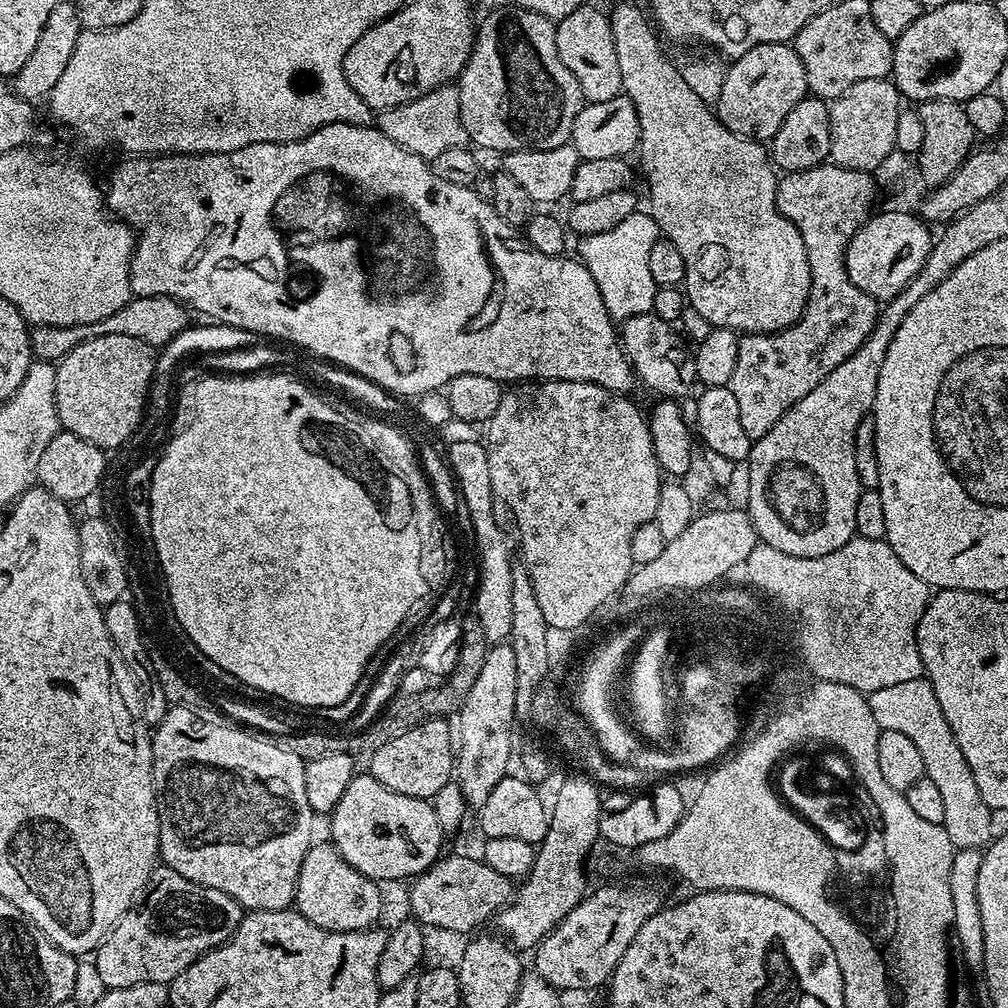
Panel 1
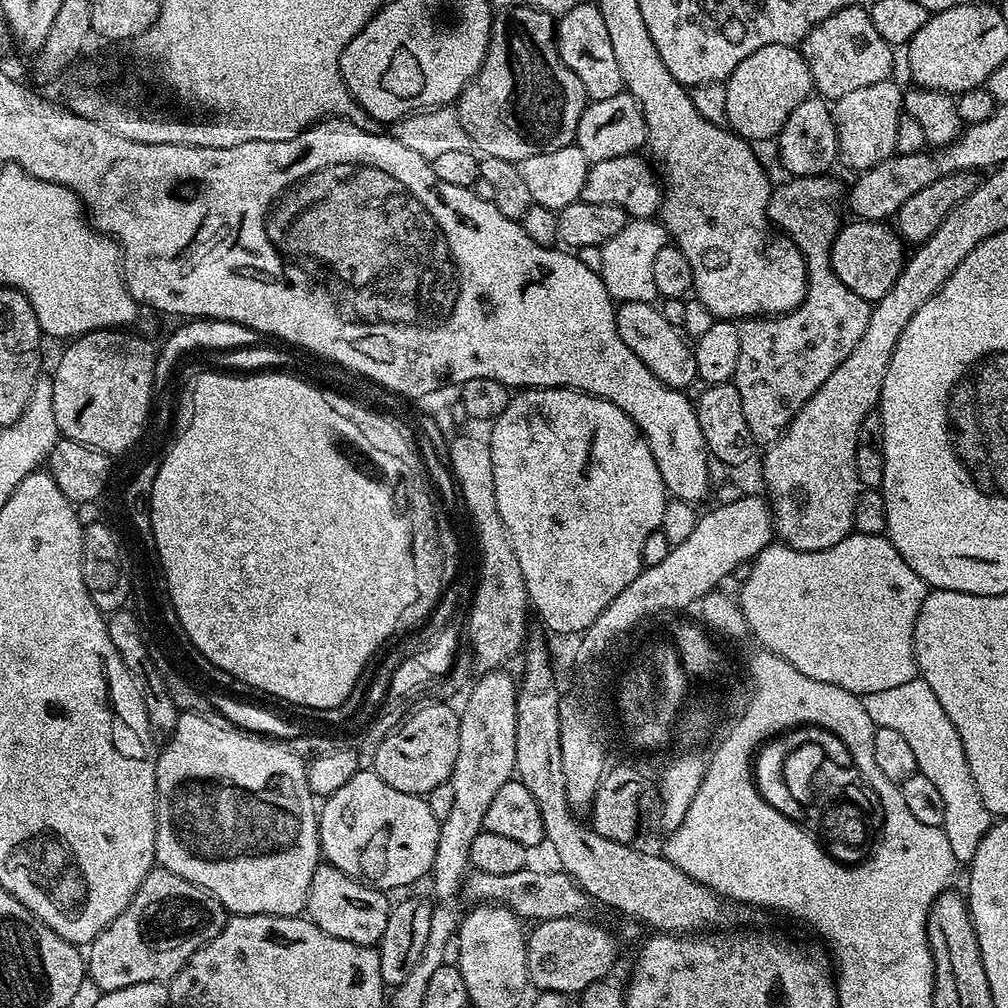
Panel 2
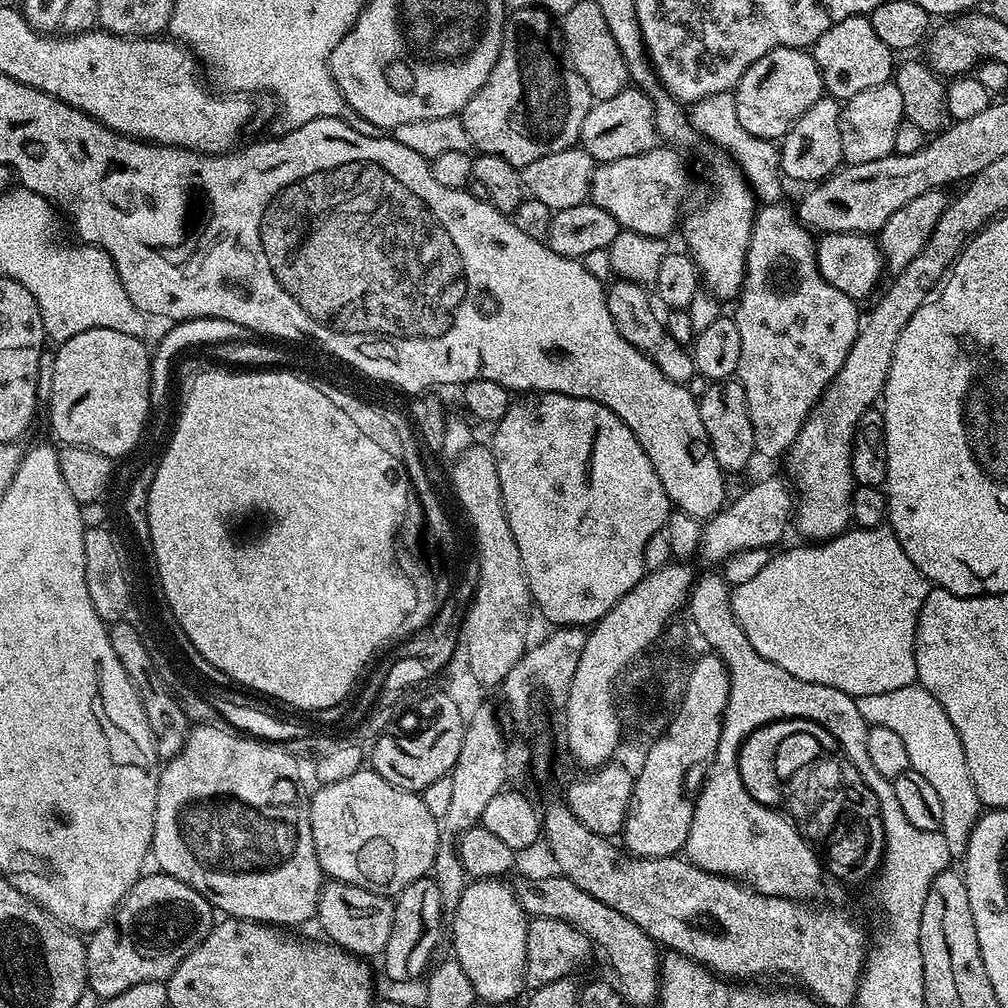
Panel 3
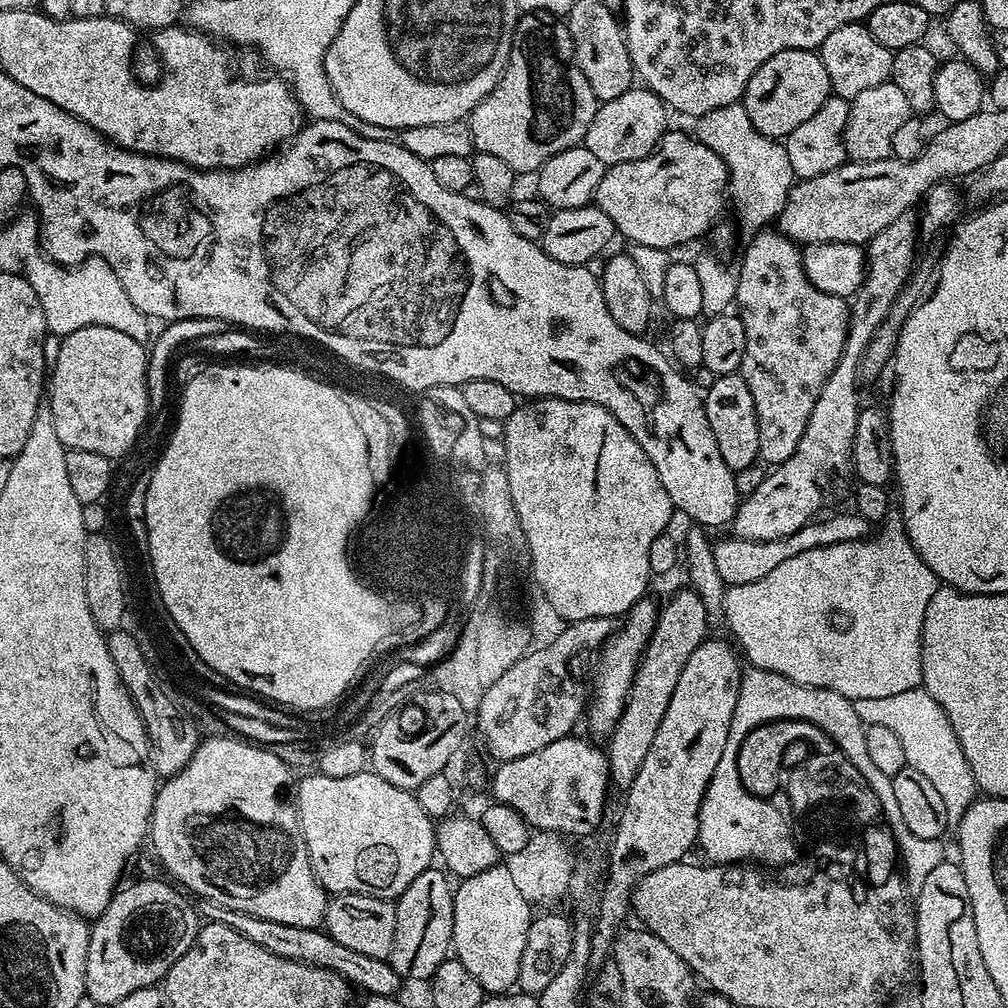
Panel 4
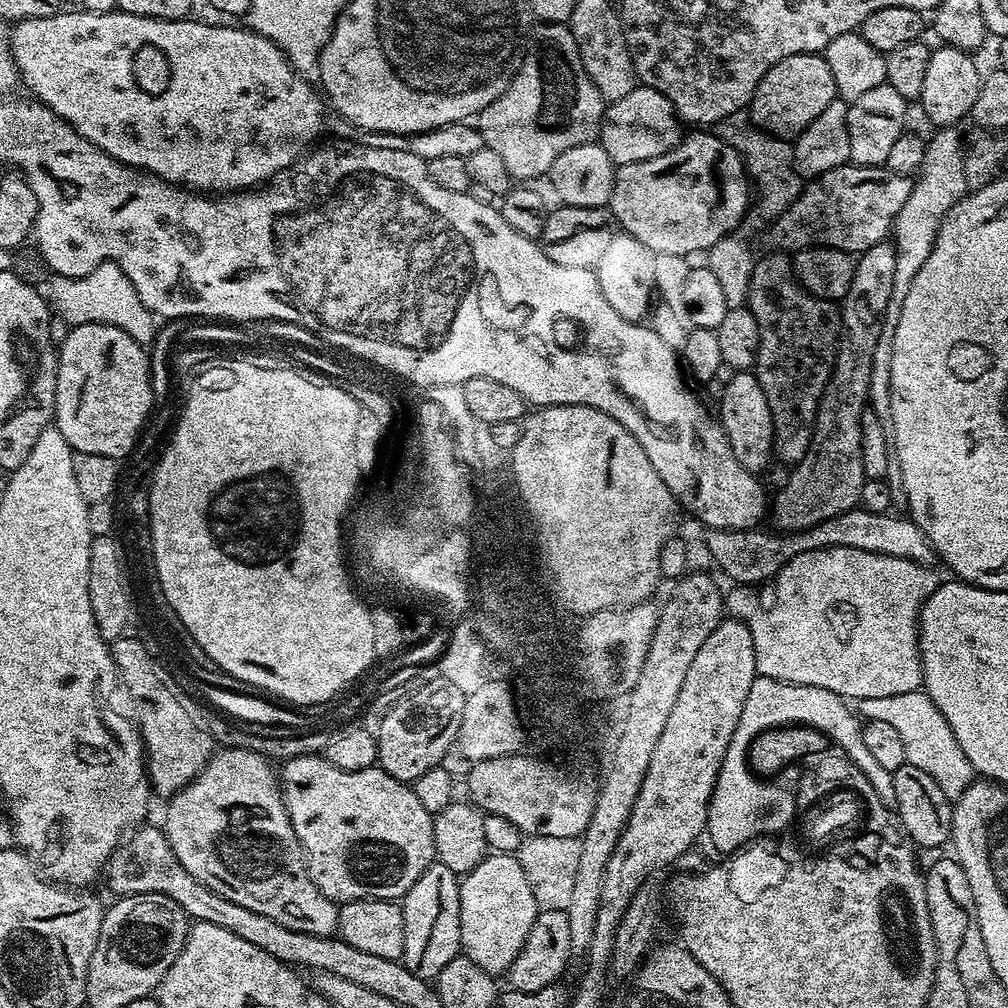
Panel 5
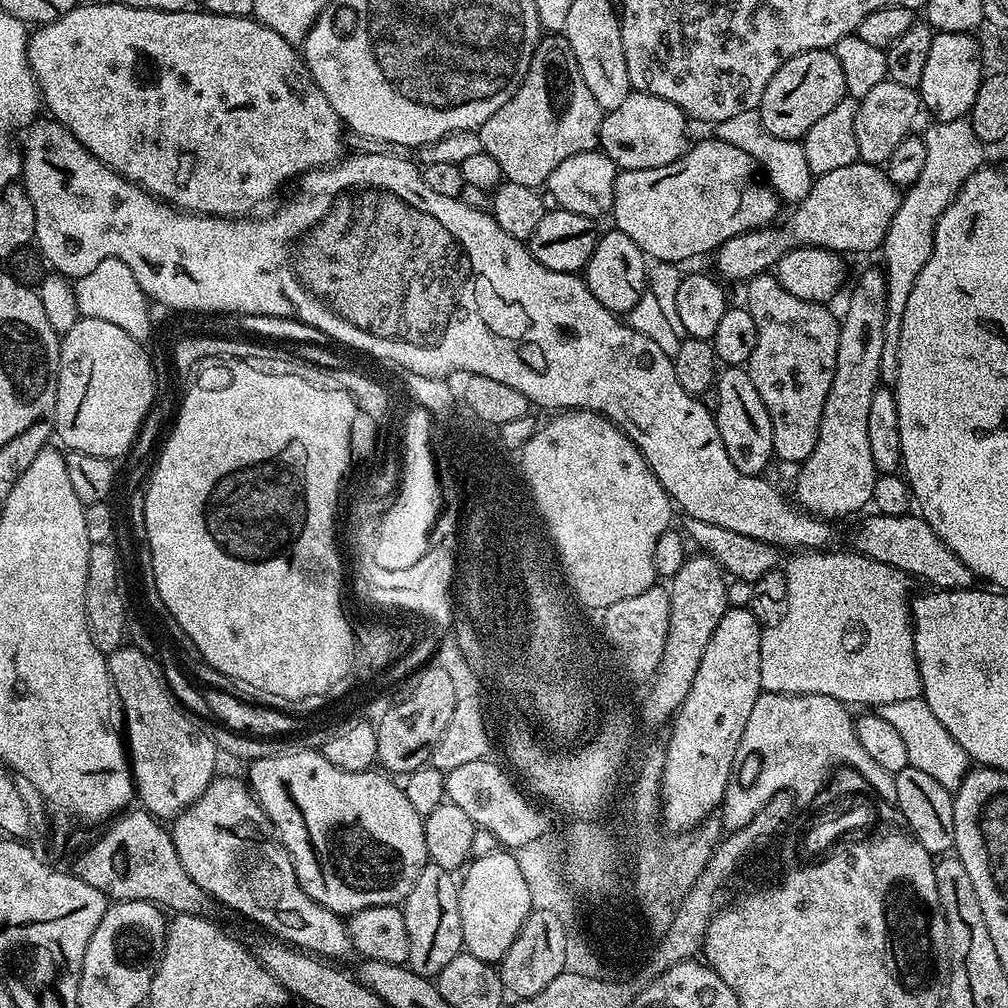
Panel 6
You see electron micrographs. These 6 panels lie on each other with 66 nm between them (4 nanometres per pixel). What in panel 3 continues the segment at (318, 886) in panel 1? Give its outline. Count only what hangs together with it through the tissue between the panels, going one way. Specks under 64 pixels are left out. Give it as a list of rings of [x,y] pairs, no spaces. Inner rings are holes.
[[[329,879],[320,889],[315,919],[320,920],[320,928],[331,943],[353,952],[355,956],[373,958],[379,957],[386,942],[390,942],[390,926],[394,926],[395,909],[395,903],[389,897]]]

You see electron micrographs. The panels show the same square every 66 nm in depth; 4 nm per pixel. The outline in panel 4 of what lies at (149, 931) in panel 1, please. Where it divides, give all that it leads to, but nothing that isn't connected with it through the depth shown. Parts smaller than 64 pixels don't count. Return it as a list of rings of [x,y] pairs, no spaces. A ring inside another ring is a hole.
[[[140,880],[129,888],[121,887],[104,913],[95,917],[88,933],[84,991],[97,1006],[111,1006],[126,998],[126,994],[134,994],[134,990],[159,985],[168,975],[170,966],[174,966],[174,962],[178,962],[178,958],[182,958],[182,954],[196,943],[202,919],[195,906],[187,900],[189,897],[175,883],[164,880]]]

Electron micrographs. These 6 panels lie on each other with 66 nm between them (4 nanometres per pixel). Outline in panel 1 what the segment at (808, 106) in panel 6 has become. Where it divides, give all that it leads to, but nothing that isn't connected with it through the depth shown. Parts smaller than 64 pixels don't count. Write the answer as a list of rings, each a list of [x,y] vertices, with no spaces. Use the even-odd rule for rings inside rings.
[[[791,43],[786,44],[763,44],[762,46],[754,46],[750,50],[746,50],[746,54],[735,57],[727,65],[724,73],[724,81],[722,82],[722,94],[718,94],[714,111],[716,116],[724,125],[731,130],[736,136],[746,136],[750,140],[759,140],[761,142],[771,141],[774,134],[778,134],[778,126],[782,126],[782,122],[786,122],[786,114],[790,114],[790,110],[794,110],[794,106],[798,106],[798,102],[802,102],[805,96],[809,95],[808,83],[806,82],[806,70],[802,70],[802,58],[798,58],[795,47]]]

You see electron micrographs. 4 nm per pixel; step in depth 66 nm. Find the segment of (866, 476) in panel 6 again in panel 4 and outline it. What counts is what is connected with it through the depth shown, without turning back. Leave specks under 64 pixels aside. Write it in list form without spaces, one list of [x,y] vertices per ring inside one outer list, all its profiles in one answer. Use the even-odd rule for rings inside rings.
[[[915,211],[903,212],[881,230],[866,245],[866,267],[864,284],[858,286],[850,298],[848,310],[848,333],[842,358],[830,374],[814,410],[810,422],[806,422],[806,434],[798,442],[798,450],[786,462],[775,465],[769,476],[764,476],[756,484],[752,493],[740,501],[736,517],[730,525],[731,535],[758,542],[770,542],[774,538],[786,538],[794,530],[802,530],[821,515],[824,495],[832,492],[852,472],[852,447],[854,446],[854,426],[858,426],[858,414],[862,407],[860,384],[862,373],[860,364],[864,360],[870,340],[890,314],[898,294],[908,283],[916,260],[916,238],[918,239],[918,216]]]

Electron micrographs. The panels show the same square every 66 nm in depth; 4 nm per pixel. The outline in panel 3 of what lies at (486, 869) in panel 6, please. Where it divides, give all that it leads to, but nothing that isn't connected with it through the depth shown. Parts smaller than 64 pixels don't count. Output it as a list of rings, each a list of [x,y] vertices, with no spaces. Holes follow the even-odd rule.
[[[503,879],[476,880],[465,887],[450,920],[451,955],[466,970],[477,1001],[508,1004],[526,988],[526,934],[529,917],[518,902],[513,885]]]

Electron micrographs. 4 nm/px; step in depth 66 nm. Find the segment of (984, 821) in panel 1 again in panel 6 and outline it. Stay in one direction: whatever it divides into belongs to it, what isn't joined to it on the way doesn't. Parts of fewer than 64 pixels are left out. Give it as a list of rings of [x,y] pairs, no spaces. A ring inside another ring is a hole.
[[[924,699],[879,705],[878,715],[890,722],[890,726],[894,726],[894,730],[898,732],[898,738],[902,738],[902,746],[906,746],[911,767],[922,770],[922,774],[930,774],[930,778],[934,778],[938,786],[949,790],[955,790],[964,781],[970,771],[966,750],[962,750],[962,746],[958,746],[958,742],[950,738],[950,730],[946,730],[946,726],[942,726],[938,718],[934,718]]]

